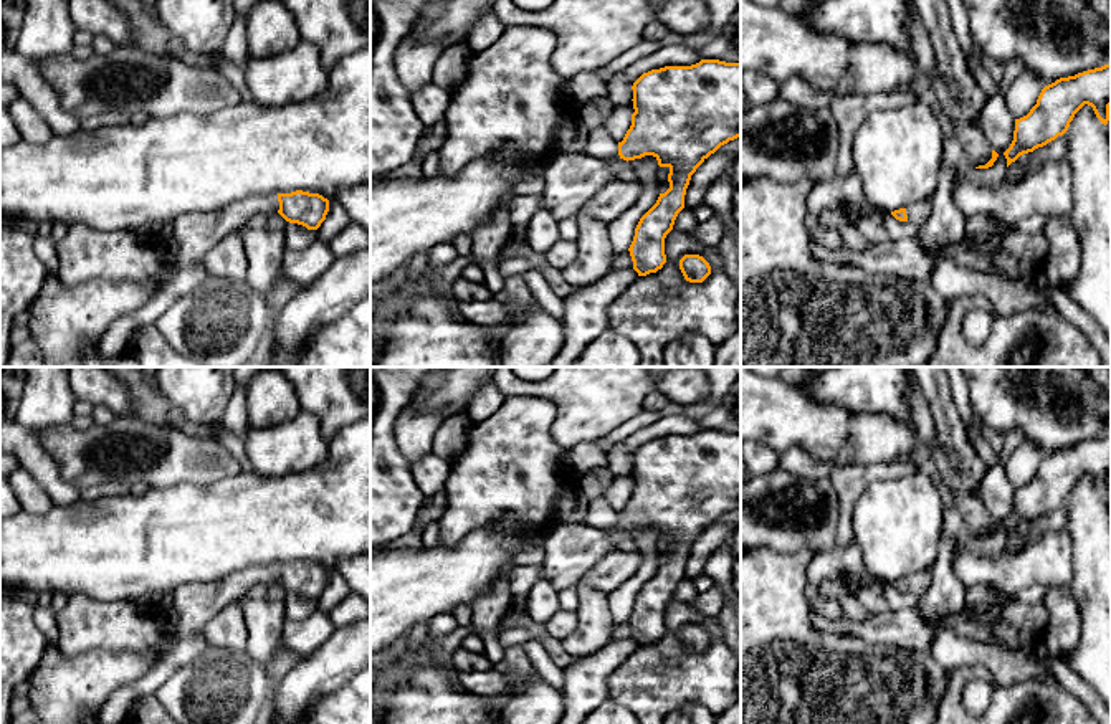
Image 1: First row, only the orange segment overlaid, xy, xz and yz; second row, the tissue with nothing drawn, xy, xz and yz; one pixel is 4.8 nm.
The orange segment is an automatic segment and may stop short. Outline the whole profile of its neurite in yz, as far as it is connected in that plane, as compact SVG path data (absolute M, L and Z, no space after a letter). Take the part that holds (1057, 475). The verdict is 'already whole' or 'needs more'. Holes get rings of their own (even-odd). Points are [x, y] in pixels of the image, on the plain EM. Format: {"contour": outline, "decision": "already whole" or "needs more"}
{"contour": "M1111 435L1088 440L1075 446L1060 448L1055 453L1045 456L1030 483L1020 489L1015 489L1013 511L1004 522L1007 537L1020 526L1033 522L1035 519L1055 511L1058 506L1063 506L1068 501L1075 484L1085 474L1093 478L1101 494L1108 494L1111 478Z", "decision": "already whole"}

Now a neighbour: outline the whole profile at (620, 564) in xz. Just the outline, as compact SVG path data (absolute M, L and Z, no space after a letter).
M633 545L617 547L592 567L579 583L608 595L637 574L641 559L643 554Z

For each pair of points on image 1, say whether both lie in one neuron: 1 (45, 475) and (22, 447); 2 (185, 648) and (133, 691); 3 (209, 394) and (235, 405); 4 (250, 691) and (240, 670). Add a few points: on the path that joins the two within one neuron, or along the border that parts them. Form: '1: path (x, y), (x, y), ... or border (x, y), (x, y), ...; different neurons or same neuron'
1: path (42, 468), (28, 453); same neuron
2: path (172, 662), (146, 685); same neuron
3: border (235, 384), (219, 419); different neurons
4: path (245, 686), (240, 681), (240, 675); same neuron

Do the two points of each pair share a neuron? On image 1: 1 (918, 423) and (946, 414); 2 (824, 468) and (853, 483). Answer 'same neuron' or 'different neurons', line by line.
1: different neurons
2: different neurons

